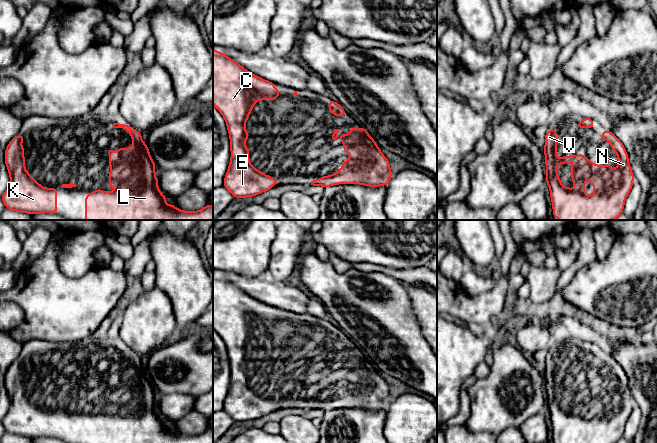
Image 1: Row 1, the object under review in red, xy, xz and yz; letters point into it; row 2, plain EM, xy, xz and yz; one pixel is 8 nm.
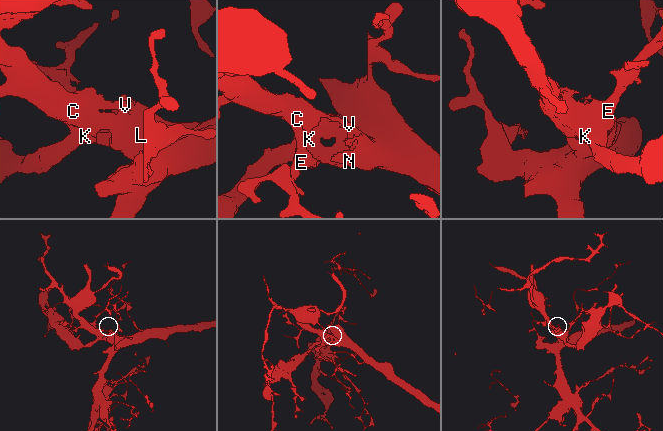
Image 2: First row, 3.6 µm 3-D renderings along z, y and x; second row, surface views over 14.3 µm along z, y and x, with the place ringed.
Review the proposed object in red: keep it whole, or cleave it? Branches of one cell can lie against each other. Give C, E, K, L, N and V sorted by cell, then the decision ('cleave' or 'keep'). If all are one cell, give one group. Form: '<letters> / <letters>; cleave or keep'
C E K L N V; keep

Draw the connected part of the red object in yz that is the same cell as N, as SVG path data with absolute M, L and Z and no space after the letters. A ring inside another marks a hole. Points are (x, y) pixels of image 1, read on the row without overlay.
M554 352L545 358L545 387L547 393L546 407L550 412L550 420L553 430L553 442L559 443L616 443L623 436L625 423L631 415L634 399L630 392L628 378L622 366L611 356L605 354L601 357L602 364L608 364L613 375L618 380L618 392L613 393L611 389L594 389L591 381L585 381L583 377L577 380L562 380L557 383L557 353ZM570 387L573 392L570 394L572 406L577 416L573 412L566 412L562 409L557 399L557 389ZM585 400L589 400L589 407L594 409L592 420L585 419Z

